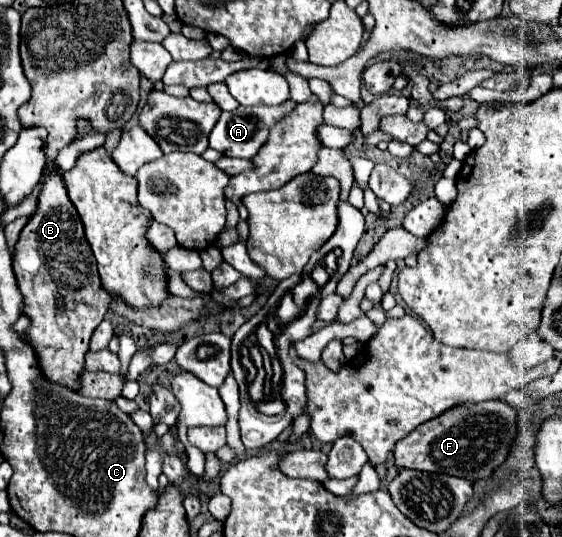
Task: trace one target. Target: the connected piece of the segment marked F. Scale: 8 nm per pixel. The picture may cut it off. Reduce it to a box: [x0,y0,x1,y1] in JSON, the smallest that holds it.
[395,400,519,482]

